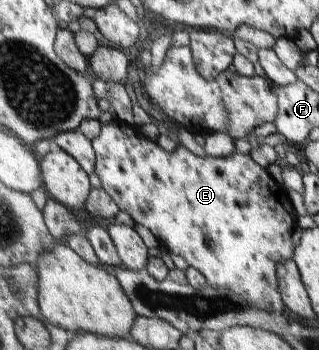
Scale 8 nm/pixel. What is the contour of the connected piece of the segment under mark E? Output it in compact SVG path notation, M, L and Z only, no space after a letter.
M104 119L104 125L98 138L93 140L93 147L97 154L96 173L101 180L101 186L110 193L110 196L119 204L122 211L128 213L134 222L147 227L158 240L159 246L168 252L180 255L190 267L197 268L207 280L207 284L217 289L228 289L238 295L242 300L247 300L254 307L265 308L284 313L287 306L282 298L281 286L277 275L277 268L285 261L295 260L297 247L292 242L292 232L296 228L298 215L296 210L292 209L292 202L288 196L288 189L278 184L266 167L260 166L252 156L241 154L240 152L223 157L213 157L208 154L196 156L190 152L186 146L178 145L172 152L167 152L160 148L156 141L149 140L139 132L135 125L128 125L122 121L113 119Z

